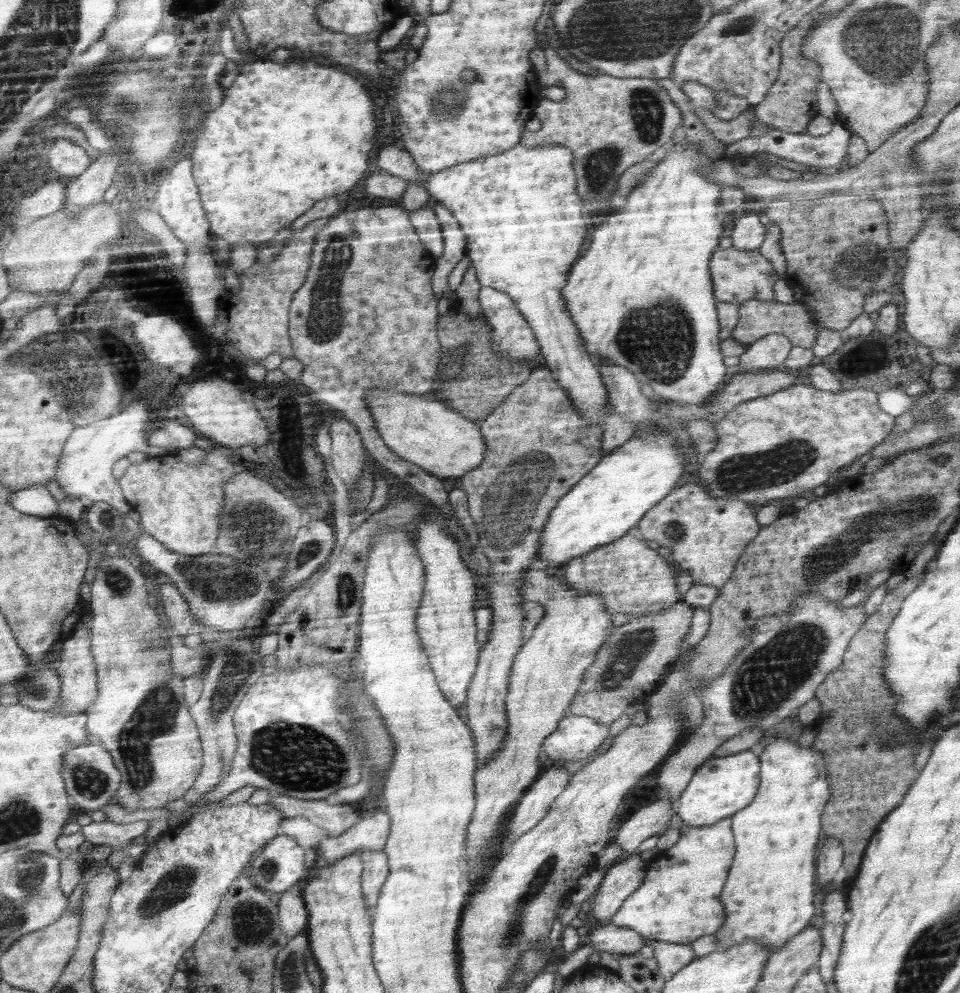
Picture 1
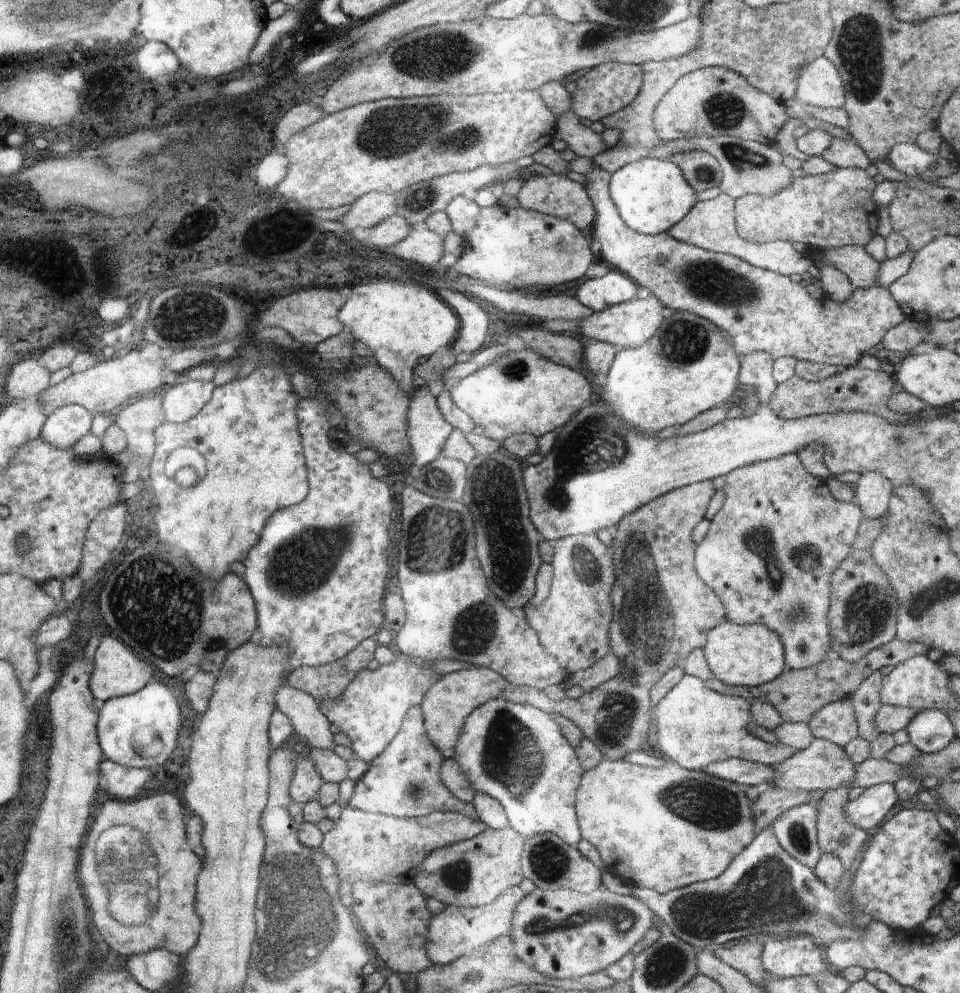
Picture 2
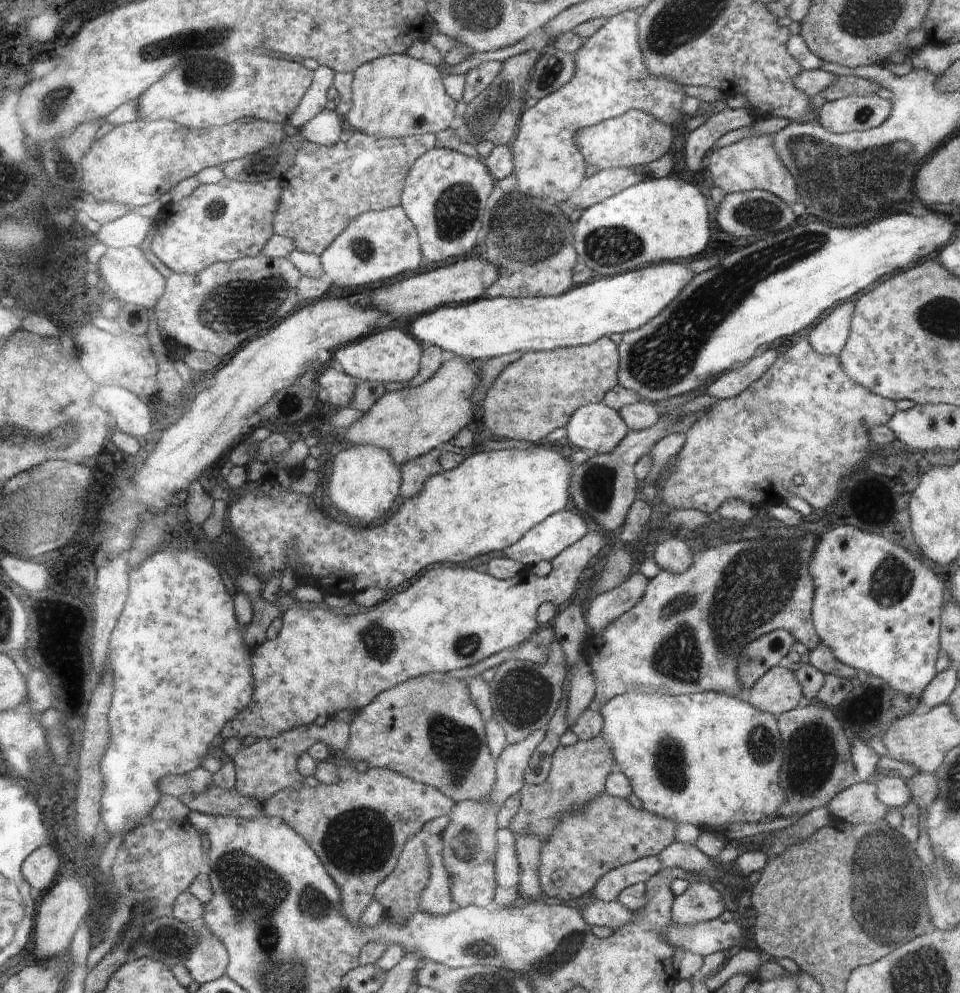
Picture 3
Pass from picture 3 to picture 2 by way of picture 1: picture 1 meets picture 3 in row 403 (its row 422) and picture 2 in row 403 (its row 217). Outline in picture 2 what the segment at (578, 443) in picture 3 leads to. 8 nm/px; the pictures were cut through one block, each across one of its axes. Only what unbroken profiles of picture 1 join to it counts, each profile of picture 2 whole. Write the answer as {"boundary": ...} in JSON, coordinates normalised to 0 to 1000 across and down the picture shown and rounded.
{"boundary":[[[544,350],[542,354],[525,352],[519,356],[510,369],[498,373],[481,384],[471,386],[468,389],[472,407],[477,409],[494,425],[494,428],[506,432],[505,440],[523,446],[529,438],[548,435],[554,439],[565,439],[588,429],[600,415],[608,411],[608,405],[615,401],[617,391],[613,383],[600,375],[600,372],[592,371],[585,367],[577,367],[575,363],[569,363],[565,356]]]}

